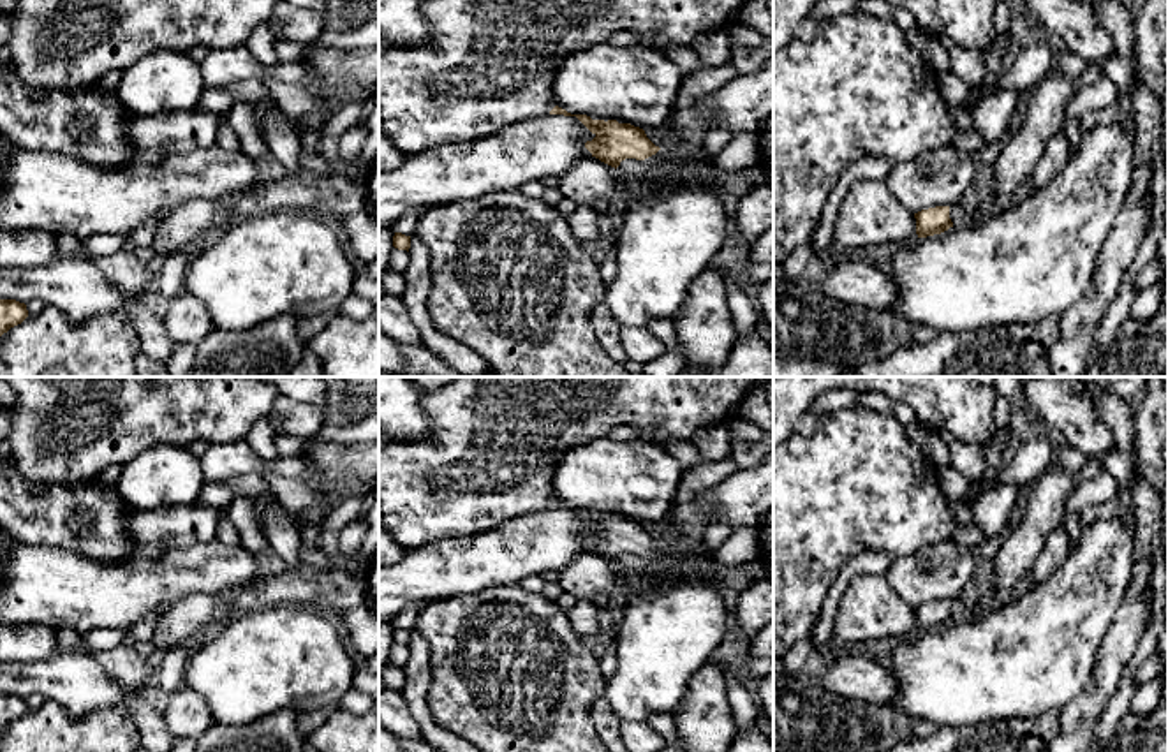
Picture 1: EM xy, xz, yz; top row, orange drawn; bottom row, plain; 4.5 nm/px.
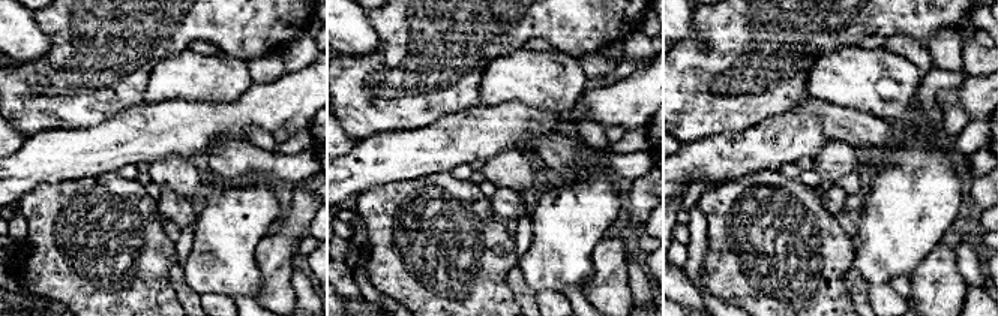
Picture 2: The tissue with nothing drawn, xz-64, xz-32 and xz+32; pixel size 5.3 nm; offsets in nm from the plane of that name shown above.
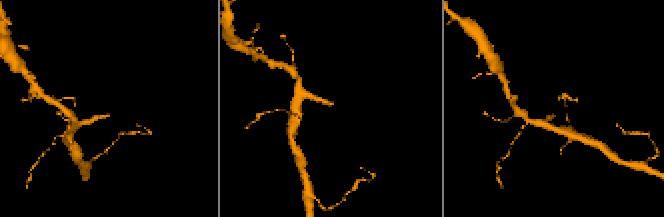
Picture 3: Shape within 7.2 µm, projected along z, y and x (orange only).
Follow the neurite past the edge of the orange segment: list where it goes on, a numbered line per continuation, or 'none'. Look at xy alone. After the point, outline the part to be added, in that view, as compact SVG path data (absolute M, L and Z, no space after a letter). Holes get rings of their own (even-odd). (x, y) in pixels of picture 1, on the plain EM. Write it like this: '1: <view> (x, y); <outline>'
none

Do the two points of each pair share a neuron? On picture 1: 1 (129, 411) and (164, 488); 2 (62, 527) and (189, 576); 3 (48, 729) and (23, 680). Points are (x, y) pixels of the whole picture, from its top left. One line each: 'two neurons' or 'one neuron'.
1: two neurons
2: two neurons
3: two neurons

